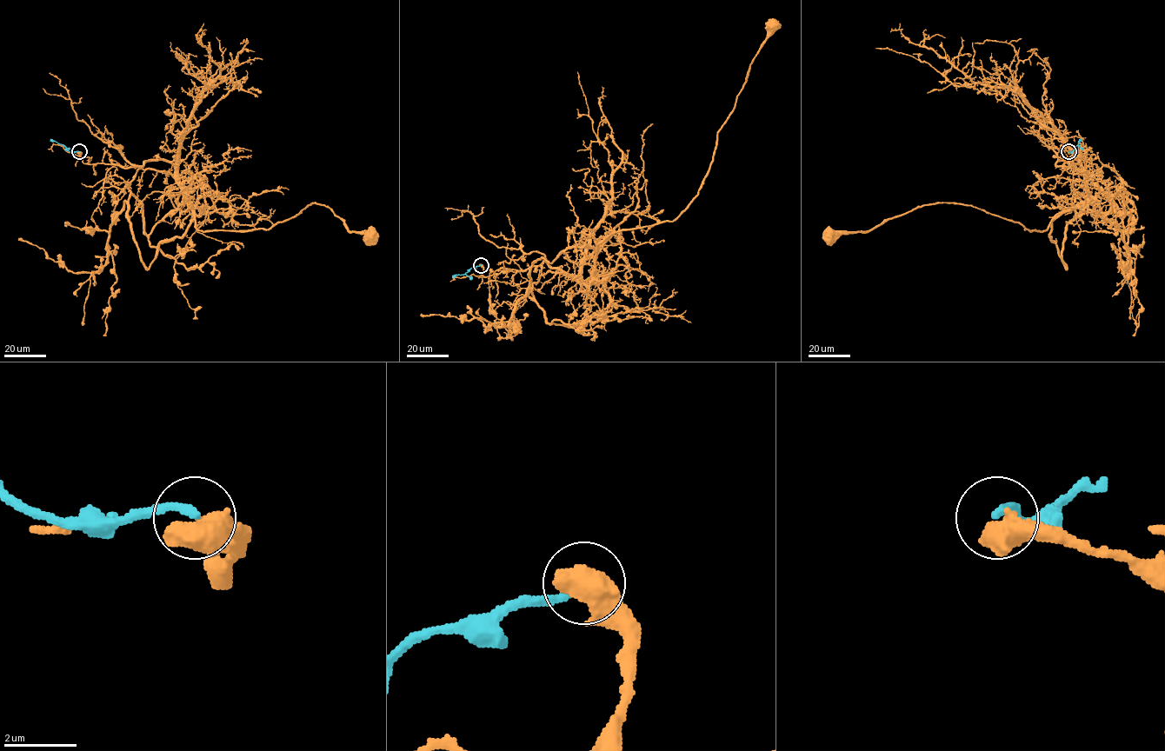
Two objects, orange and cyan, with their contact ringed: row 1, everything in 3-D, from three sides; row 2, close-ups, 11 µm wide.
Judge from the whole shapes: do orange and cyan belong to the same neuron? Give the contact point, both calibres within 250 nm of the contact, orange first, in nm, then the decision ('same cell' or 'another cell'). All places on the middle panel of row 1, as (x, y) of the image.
place (481, 265); calibres 480 and 240 nm; another cell

